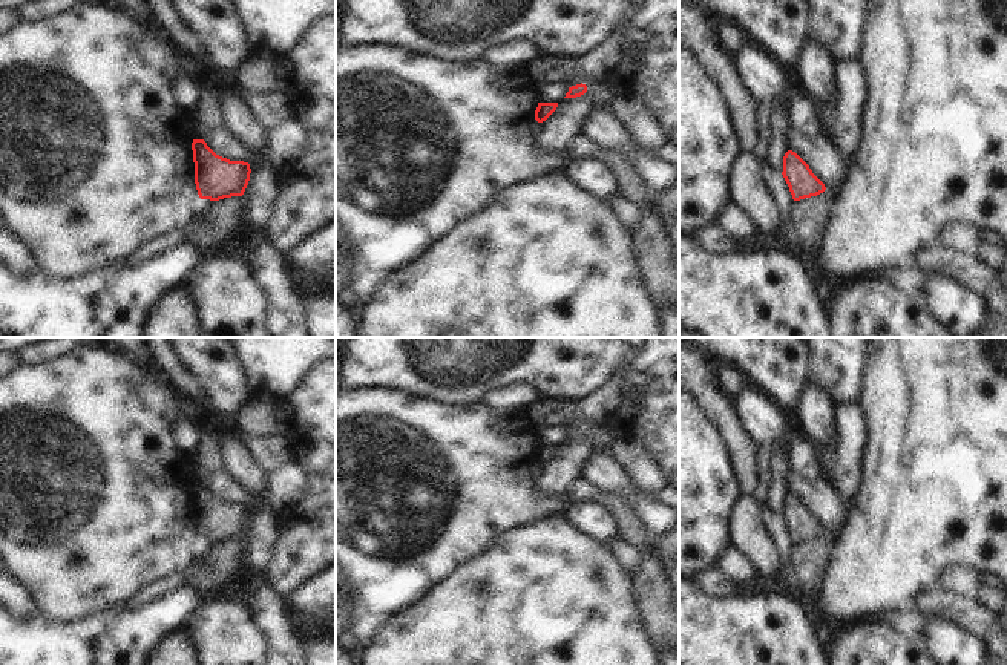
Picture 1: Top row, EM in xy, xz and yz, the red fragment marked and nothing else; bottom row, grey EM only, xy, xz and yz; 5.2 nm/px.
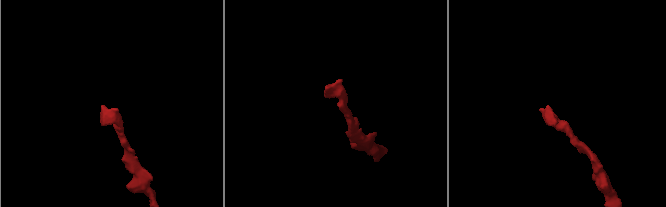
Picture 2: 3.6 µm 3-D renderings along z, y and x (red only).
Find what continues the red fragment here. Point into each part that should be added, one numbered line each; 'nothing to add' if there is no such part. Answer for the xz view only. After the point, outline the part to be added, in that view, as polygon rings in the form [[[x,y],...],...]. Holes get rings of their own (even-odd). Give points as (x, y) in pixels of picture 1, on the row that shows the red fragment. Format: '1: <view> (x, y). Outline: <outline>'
1: xz (537, 69). Outline: [[[540,55],[529,61],[524,67],[533,86],[543,86],[546,83],[547,74],[556,69],[566,75],[566,83],[569,87],[572,87],[581,84],[576,61],[576,57]]]

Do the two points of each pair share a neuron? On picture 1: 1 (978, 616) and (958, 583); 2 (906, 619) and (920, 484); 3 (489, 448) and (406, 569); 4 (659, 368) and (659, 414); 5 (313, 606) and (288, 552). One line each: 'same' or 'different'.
1: different
2: different
3: same
4: same
5: different

